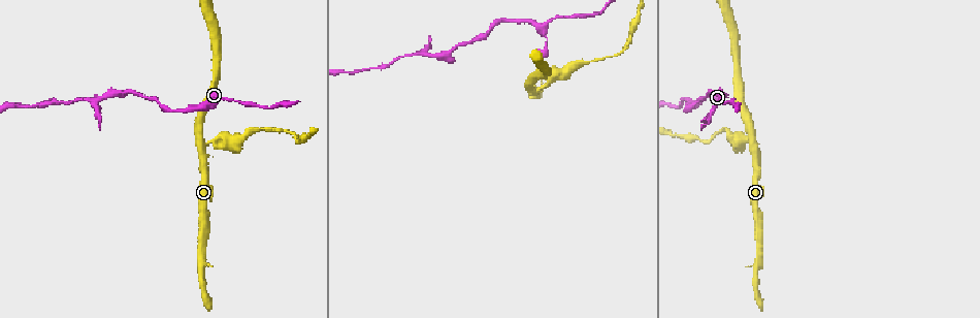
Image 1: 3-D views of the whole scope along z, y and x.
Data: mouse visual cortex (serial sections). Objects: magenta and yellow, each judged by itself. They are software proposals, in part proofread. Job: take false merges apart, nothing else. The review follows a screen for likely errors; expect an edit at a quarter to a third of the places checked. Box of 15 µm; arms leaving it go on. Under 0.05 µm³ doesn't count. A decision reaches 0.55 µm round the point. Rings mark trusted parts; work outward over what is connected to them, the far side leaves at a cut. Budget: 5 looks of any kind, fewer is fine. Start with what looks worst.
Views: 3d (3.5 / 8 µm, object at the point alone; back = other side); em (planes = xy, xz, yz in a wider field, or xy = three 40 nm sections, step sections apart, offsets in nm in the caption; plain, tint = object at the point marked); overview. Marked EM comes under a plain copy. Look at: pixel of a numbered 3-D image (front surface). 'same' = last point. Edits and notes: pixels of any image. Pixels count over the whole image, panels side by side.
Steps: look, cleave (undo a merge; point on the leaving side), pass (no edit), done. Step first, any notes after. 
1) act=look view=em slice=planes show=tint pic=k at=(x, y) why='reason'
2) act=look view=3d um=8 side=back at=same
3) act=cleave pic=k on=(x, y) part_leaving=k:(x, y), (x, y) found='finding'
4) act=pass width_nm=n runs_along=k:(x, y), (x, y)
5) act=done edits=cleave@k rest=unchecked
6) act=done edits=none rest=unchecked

act=look view=3d um=3.5 side=back pic=1 at=(214, 105) why='three-way junction'

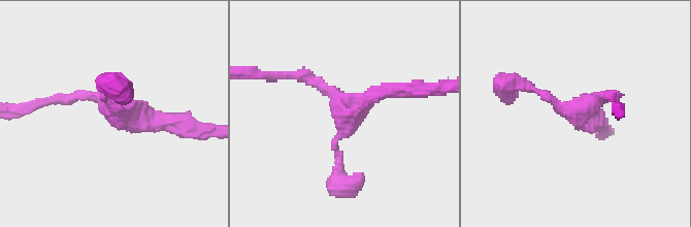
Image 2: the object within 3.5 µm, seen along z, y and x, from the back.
act=look view=em slice=xy step=5 show=tint pic=2 at=(112, 106) why='need the tissue'

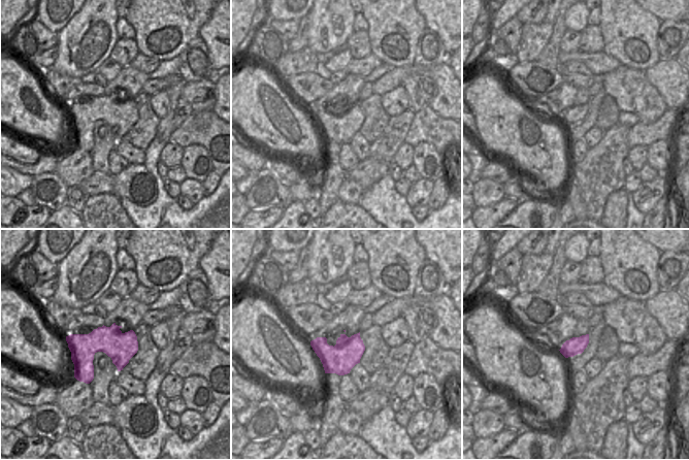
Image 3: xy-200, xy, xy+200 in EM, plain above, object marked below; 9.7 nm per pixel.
act=pass arm_widths_nm=150,150,200 runs_along=2:(525, 86), (601, 123) found='all the same cell'

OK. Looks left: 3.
act=look view=3d um=3.5 side=back pic=1 at=(722, 99) why='arms part here'

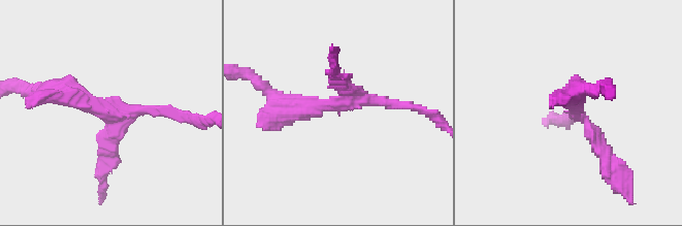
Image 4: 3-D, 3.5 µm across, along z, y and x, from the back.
act=look view=em slice=planes show=tint pic=4 at=(109, 111) why='shape alone is not enough'

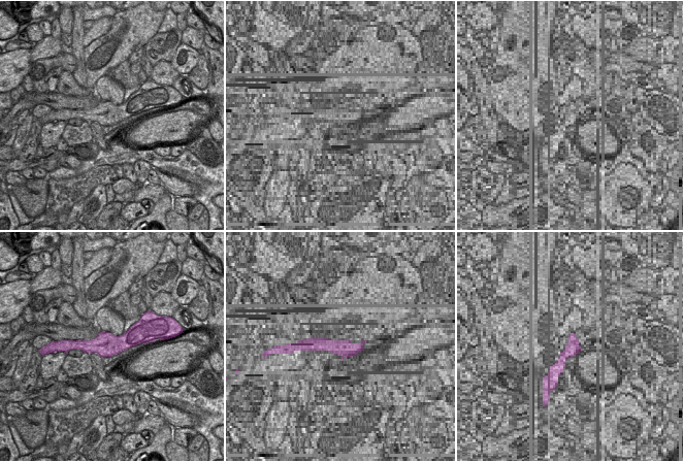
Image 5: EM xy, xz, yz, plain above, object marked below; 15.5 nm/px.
act=cleave pic=4 on=(602, 154) part_leaving=4:(587, 124), (611, 181), (631, 203) found='two cells meet here'

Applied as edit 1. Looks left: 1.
act=done edits=cleave@4 rest=unchecked

